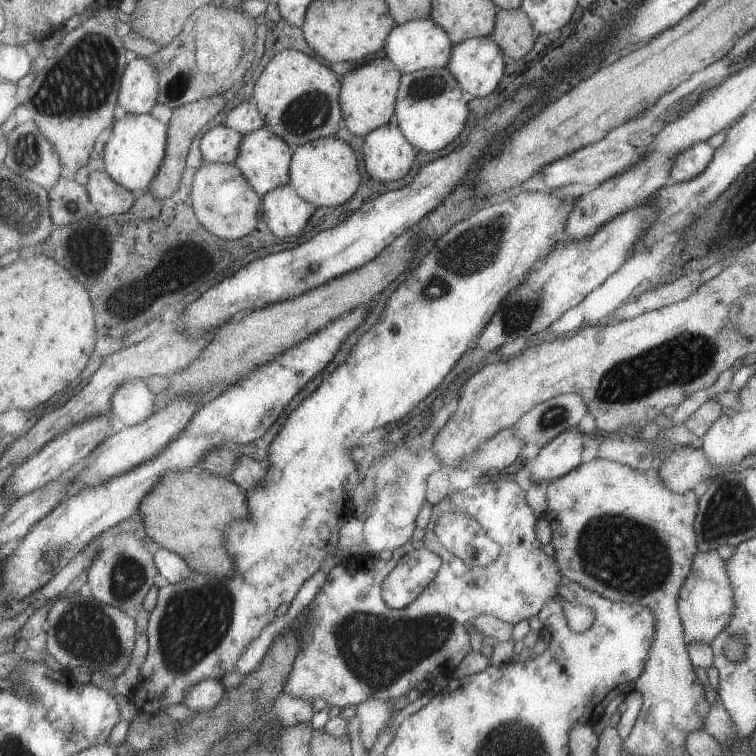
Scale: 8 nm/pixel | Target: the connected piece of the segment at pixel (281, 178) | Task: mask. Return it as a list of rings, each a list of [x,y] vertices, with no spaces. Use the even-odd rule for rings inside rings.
[[[263,127],[244,136],[236,165],[243,171],[255,190],[264,197],[272,190],[290,184],[293,157],[293,148],[287,144],[287,141],[278,137],[269,127]]]

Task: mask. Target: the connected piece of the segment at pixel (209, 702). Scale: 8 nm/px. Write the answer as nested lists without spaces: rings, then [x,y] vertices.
[[[205,679],[191,687],[186,696],[185,704],[194,711],[211,713],[225,698],[227,690],[217,679]]]

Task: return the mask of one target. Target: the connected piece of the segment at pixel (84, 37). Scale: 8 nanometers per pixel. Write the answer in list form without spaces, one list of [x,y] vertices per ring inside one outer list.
[[[102,7],[100,15],[87,19],[84,24],[64,35],[54,51],[48,54],[47,64],[37,72],[39,76],[35,84],[29,87],[24,102],[20,102],[13,112],[17,125],[22,125],[30,119],[37,122],[43,134],[59,151],[64,168],[74,172],[87,167],[99,134],[105,128],[112,128],[116,123],[115,108],[120,104],[122,78],[128,65],[128,39],[117,36],[117,28],[115,28],[115,22],[118,21],[117,14],[119,14],[118,7]]]

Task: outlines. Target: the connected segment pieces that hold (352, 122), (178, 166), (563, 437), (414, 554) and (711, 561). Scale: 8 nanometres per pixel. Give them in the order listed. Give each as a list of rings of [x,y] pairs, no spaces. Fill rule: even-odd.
[[[388,56],[378,57],[372,63],[345,74],[340,99],[345,126],[351,133],[364,138],[374,130],[395,120],[402,76],[402,71]]]
[[[220,94],[208,99],[203,99],[202,101],[187,103],[173,110],[169,123],[168,147],[165,162],[162,164],[159,174],[154,178],[152,186],[148,188],[151,195],[157,199],[164,199],[173,196],[173,194],[178,191],[178,187],[181,184],[185,169],[188,165],[188,156],[190,155],[195,137],[209,122],[225,110],[229,98],[231,98],[231,96]]]
[[[575,428],[563,431],[546,442],[536,457],[523,464],[530,471],[530,482],[544,486],[546,480],[559,478],[579,466],[584,438],[585,435]]]
[[[423,547],[408,552],[382,584],[384,601],[391,608],[405,608],[435,580],[442,558]]]
[[[715,549],[695,553],[691,570],[681,585],[677,606],[686,644],[708,643],[727,626],[734,607],[733,593],[726,573],[726,562]]]

